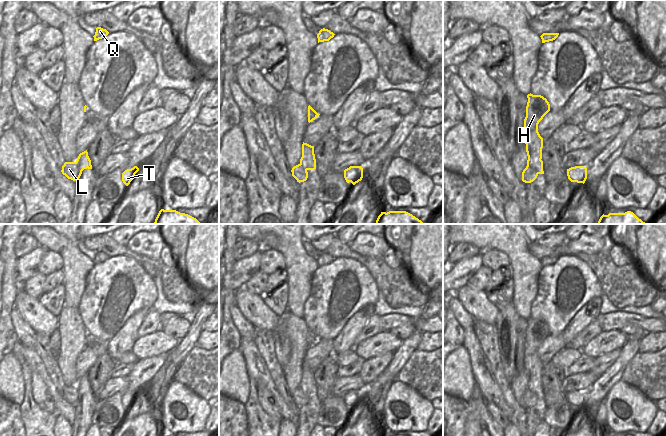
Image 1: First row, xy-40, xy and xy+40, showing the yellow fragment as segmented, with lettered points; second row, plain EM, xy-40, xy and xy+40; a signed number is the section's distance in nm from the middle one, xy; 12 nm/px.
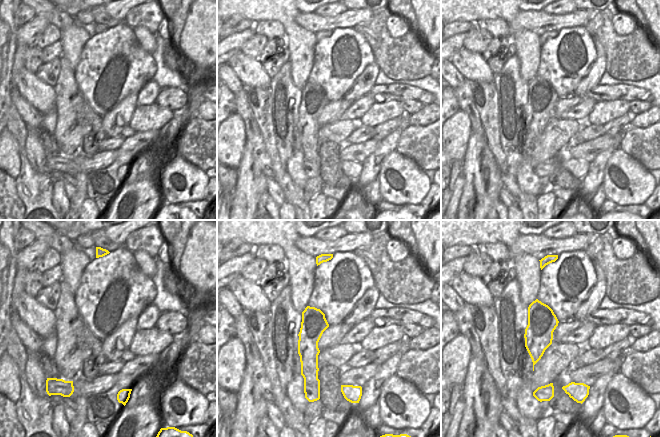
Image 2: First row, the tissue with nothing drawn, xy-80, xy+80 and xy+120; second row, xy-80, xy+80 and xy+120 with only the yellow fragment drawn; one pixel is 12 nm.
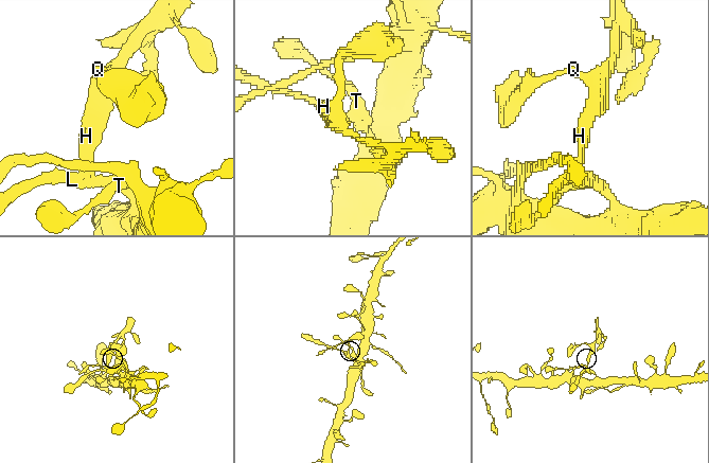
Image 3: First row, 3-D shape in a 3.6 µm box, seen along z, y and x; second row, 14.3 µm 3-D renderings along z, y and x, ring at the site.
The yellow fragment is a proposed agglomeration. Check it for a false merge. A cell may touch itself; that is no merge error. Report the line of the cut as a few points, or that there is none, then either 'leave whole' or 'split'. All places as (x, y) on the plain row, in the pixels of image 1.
cut in xy+40 along (541, 384), (534, 391), (527, 390); split

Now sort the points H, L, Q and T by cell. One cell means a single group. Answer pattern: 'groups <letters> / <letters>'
groups H Q / L T

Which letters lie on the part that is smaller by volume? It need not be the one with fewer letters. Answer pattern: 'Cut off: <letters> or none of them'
Cut off: H, Q

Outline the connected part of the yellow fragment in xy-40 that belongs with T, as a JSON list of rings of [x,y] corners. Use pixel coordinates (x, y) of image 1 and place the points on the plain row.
[[[134,390],[131,393],[127,393],[122,397],[122,405],[123,407],[128,410],[130,406],[133,404],[135,398],[139,395],[137,390]]]

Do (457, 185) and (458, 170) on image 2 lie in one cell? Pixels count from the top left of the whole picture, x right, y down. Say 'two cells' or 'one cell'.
one cell

